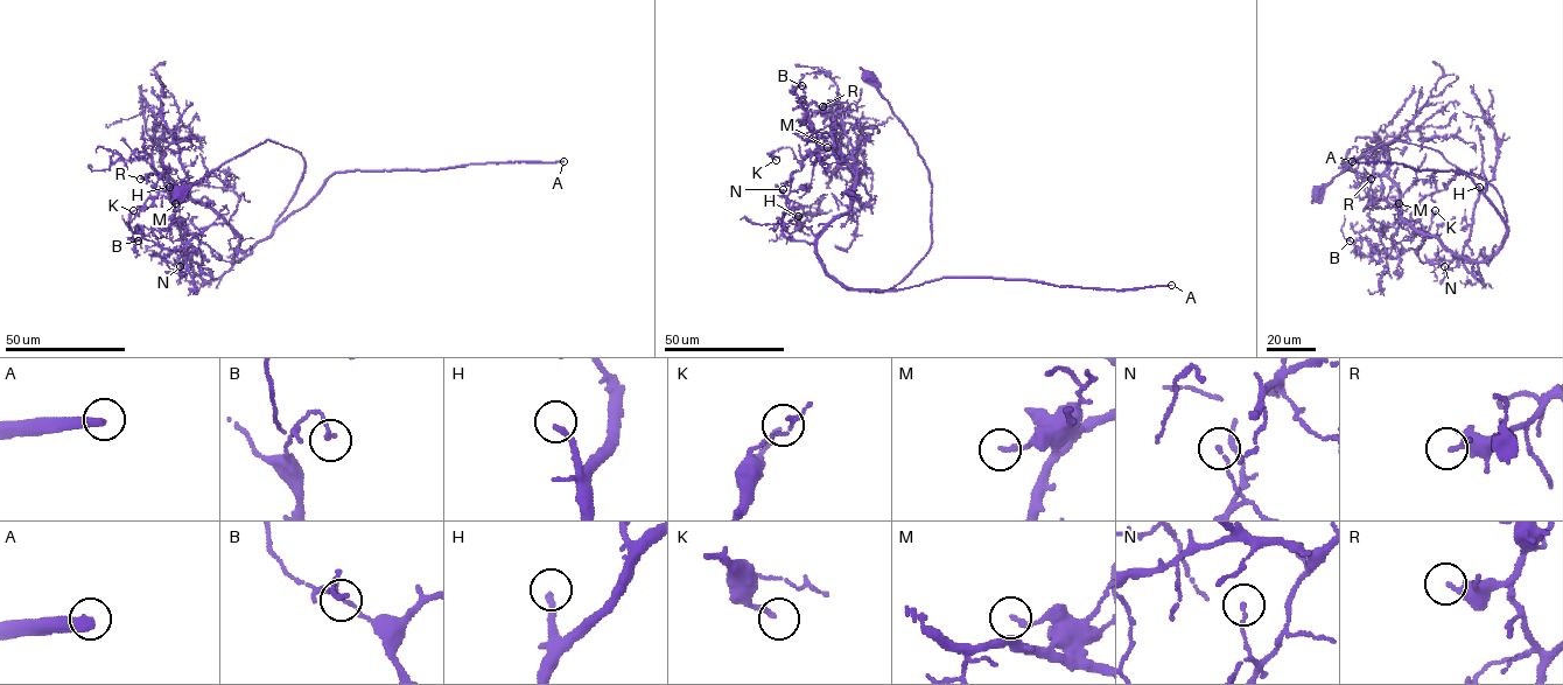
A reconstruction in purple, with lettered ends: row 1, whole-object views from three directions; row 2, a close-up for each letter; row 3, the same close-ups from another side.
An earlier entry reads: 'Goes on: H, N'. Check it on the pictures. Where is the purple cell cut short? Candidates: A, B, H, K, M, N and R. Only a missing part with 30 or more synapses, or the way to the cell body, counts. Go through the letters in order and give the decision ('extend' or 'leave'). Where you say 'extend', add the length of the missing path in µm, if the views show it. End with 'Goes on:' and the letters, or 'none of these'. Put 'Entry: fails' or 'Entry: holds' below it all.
A: extend | 250 µm
B: leave
H: extend | 35 µm
K: leave
M: leave
N: leave
R: leave
Goes on: A, H
Entry: fails

